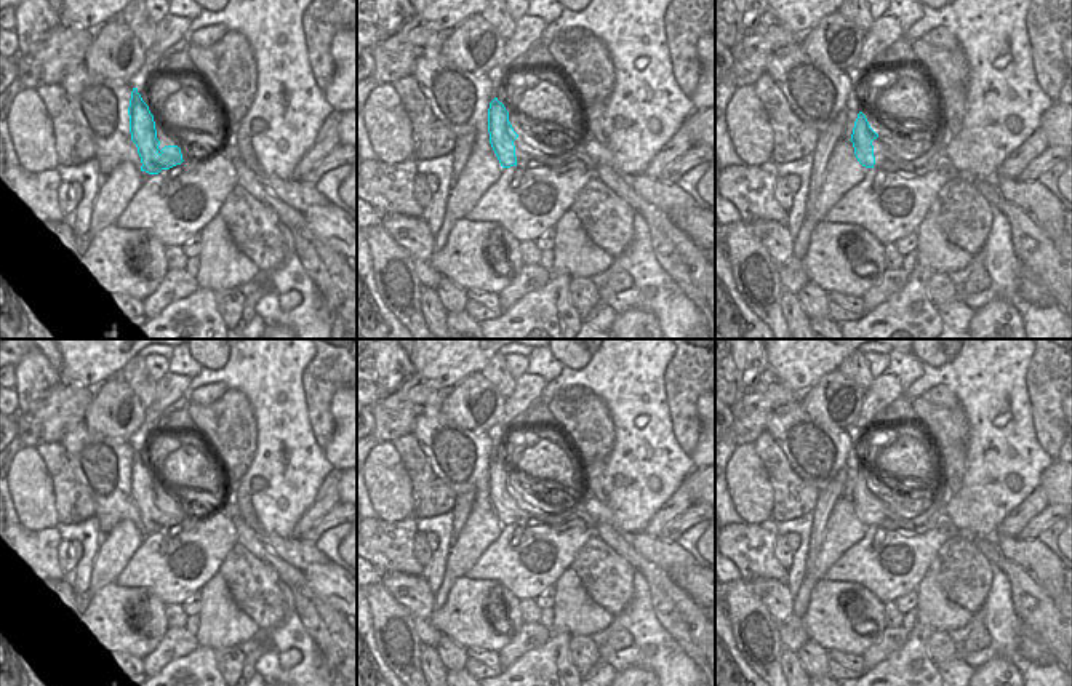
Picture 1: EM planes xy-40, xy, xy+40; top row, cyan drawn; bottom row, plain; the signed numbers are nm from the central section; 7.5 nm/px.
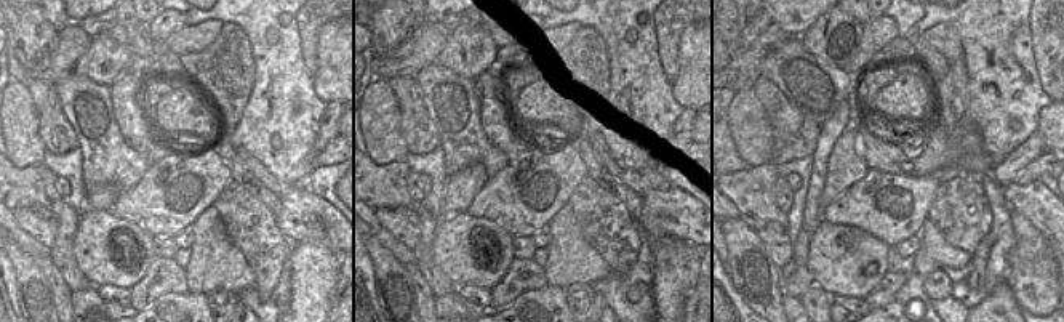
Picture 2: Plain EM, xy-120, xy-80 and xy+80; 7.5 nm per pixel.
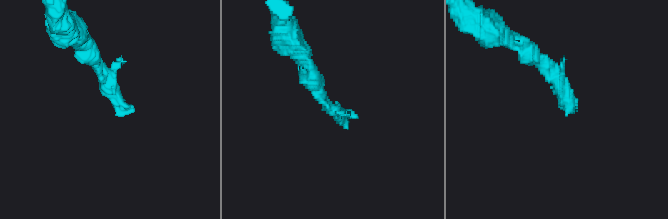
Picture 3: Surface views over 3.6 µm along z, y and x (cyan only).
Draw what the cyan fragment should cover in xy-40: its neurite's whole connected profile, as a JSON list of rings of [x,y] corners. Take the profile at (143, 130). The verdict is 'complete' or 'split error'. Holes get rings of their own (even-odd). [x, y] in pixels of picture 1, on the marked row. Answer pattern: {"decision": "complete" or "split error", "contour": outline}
{"decision": "split error", "contour": [[[138,88],[131,91],[128,115],[131,141],[136,144],[142,163],[141,171],[158,174],[162,170],[181,165],[184,160],[205,162],[218,154],[218,149],[197,152],[179,149],[178,146],[163,146],[157,139],[154,115],[138,93]]]}

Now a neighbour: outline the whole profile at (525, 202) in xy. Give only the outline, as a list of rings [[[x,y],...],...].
[[[502,168],[501,177],[480,197],[467,221],[498,222],[515,240],[536,241],[571,208],[595,168]]]

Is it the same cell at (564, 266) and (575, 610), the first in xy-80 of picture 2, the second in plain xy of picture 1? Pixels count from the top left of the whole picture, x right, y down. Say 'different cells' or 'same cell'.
same cell

